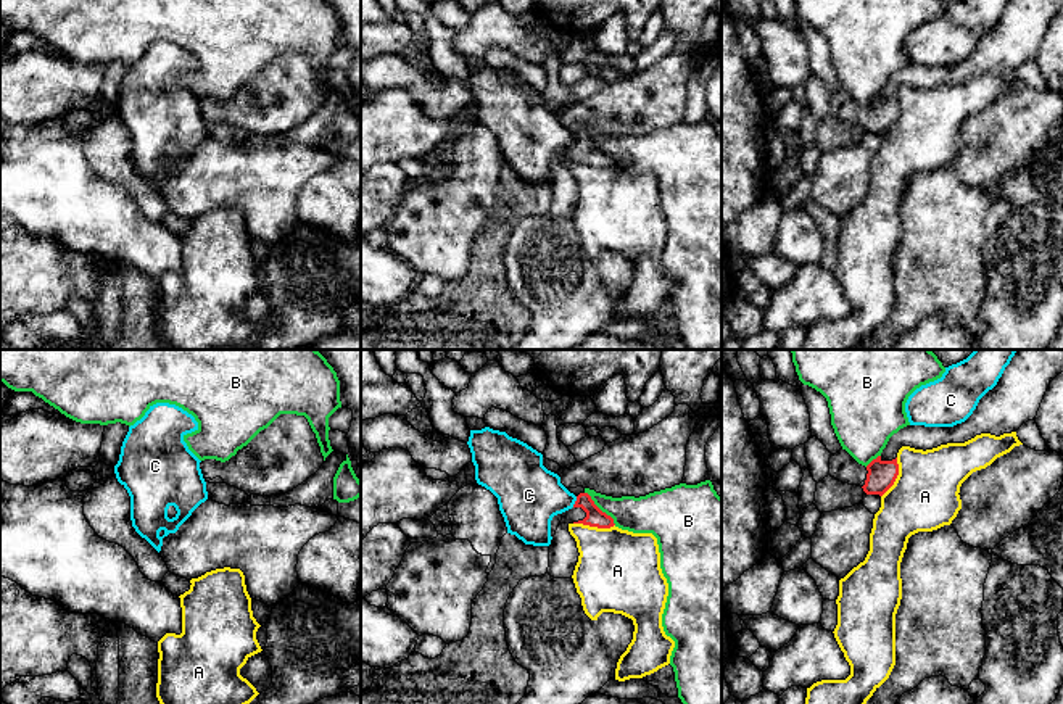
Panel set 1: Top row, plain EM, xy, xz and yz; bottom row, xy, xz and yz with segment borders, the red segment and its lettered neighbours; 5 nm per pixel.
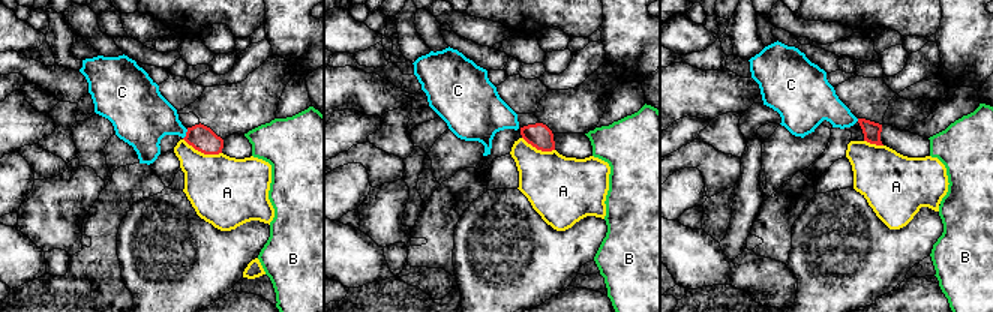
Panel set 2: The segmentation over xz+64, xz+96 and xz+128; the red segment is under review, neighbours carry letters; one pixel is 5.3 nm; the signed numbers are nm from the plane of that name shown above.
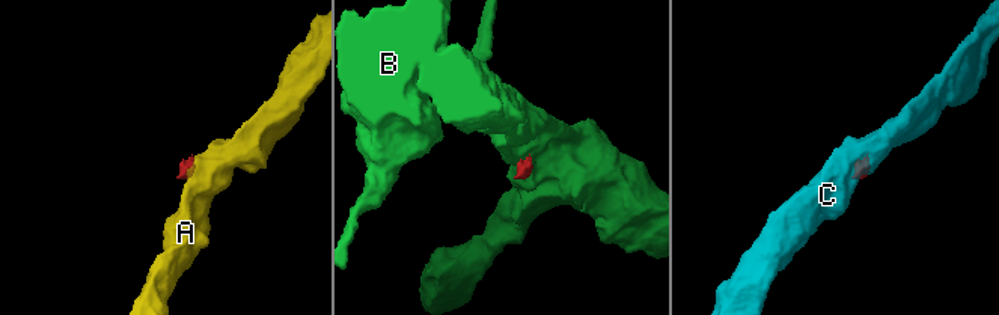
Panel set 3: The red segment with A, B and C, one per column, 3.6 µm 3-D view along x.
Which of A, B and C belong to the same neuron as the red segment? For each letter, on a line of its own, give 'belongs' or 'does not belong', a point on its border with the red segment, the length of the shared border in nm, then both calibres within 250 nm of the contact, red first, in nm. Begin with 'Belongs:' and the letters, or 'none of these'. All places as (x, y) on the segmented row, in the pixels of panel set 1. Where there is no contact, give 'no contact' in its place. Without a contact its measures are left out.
Belongs: none of these
A: does not belong; contact xz (595, 525); length 200 nm; calibres 100 and 400 nm
B: does not belong; contact xz (599, 509); length 220 nm; calibres 100 and 190 nm
C: does not belong; contact xz (575, 501); length 60 nm; calibres 100 and 320 nm

